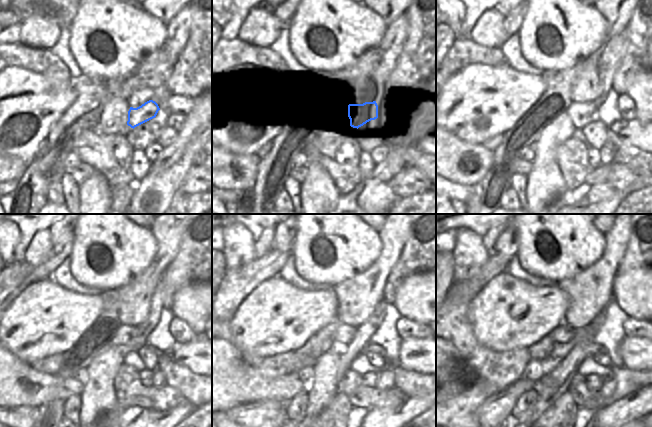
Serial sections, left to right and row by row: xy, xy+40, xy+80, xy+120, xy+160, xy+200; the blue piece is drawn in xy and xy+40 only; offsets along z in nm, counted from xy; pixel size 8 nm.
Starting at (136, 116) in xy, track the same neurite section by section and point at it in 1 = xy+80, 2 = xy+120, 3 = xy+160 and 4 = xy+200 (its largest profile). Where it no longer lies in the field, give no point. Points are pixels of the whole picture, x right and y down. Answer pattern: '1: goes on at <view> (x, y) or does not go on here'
1: goes on at xy+80 (581, 113)
2: goes on at xy+120 (124, 333)
3: goes on at xy+160 (344, 334)
4: goes on at xy+200 (564, 333)

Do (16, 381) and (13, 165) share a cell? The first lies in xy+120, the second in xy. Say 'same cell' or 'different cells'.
same cell

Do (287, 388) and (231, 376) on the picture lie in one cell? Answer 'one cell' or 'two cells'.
one cell

